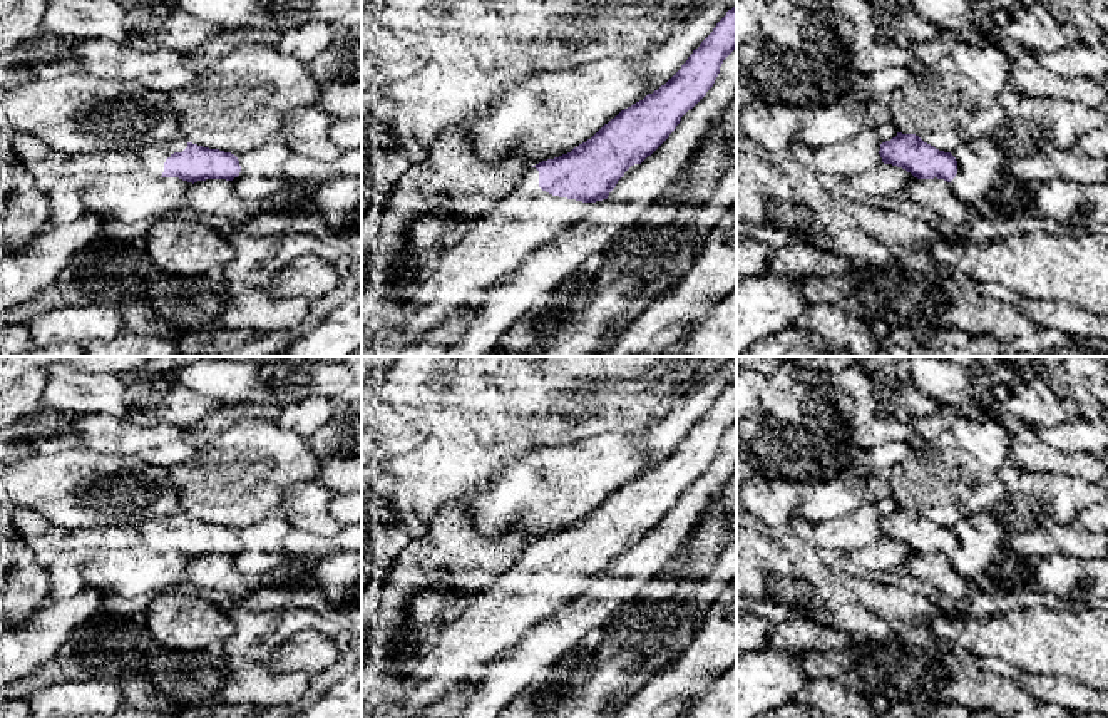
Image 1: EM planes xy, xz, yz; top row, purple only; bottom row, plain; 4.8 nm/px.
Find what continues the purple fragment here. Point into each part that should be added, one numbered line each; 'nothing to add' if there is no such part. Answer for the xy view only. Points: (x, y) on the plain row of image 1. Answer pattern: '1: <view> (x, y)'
1: xy (153, 533)

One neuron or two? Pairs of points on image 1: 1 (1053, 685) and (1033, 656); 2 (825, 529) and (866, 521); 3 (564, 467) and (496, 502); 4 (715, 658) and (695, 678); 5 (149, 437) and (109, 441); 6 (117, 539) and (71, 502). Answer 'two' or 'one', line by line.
1: two
2: one
3: one
4: one
5: one
6: two

